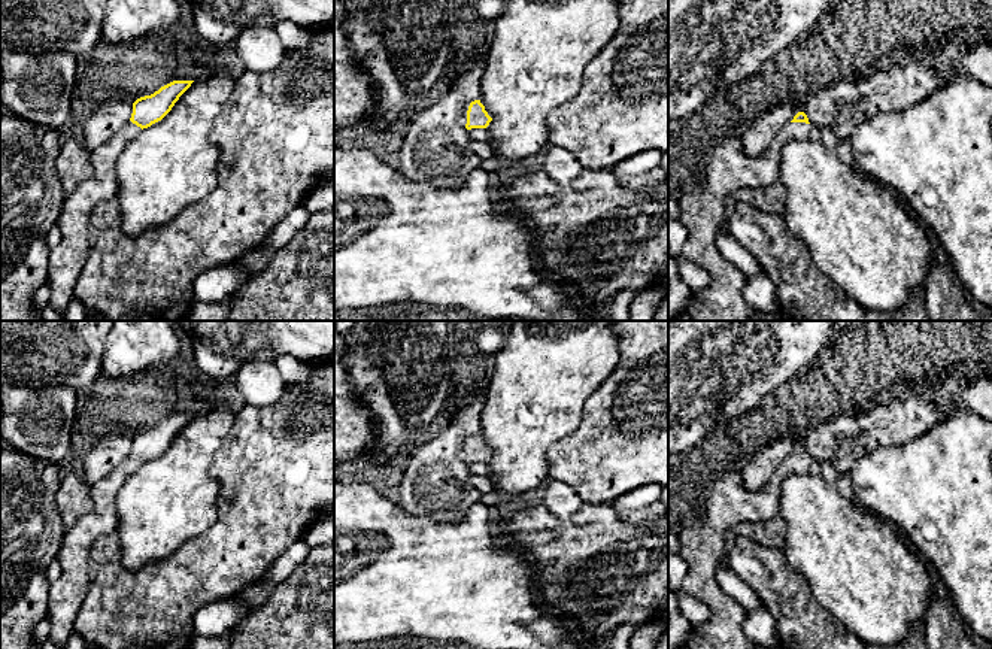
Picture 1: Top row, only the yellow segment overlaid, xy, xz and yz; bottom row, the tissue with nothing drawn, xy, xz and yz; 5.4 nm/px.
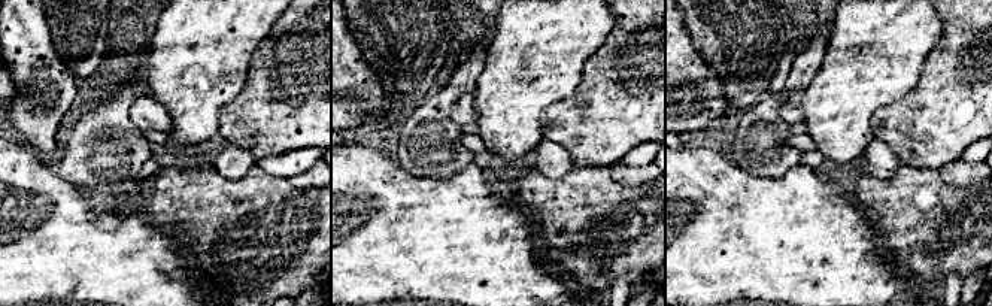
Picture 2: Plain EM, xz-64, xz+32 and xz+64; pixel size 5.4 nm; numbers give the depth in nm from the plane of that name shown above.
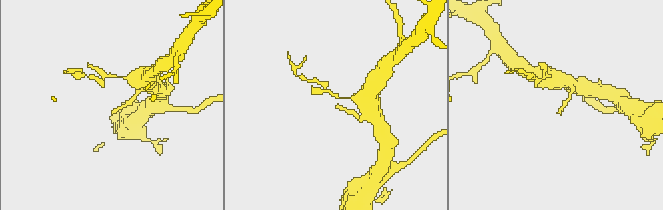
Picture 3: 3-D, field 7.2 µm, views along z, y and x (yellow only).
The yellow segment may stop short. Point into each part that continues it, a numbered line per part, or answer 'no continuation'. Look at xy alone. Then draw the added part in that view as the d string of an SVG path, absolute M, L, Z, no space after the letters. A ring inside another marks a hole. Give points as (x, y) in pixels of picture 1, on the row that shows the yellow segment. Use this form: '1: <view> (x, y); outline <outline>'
1: xy (66, 261); outline M131 121L104 145L91 152L94 175L67 194L57 221L61 242L49 249L49 304L63 316L88 258L94 231L90 215L97 204L116 195L115 164L124 148L142 131Z

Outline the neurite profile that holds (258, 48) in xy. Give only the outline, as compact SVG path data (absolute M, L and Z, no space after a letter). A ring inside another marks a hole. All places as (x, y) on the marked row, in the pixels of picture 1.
M251 25L233 45L234 54L248 72L267 72L280 66L286 48L273 27Z

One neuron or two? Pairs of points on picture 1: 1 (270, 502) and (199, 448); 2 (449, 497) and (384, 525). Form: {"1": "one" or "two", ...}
{"1": "two", "2": "two"}

